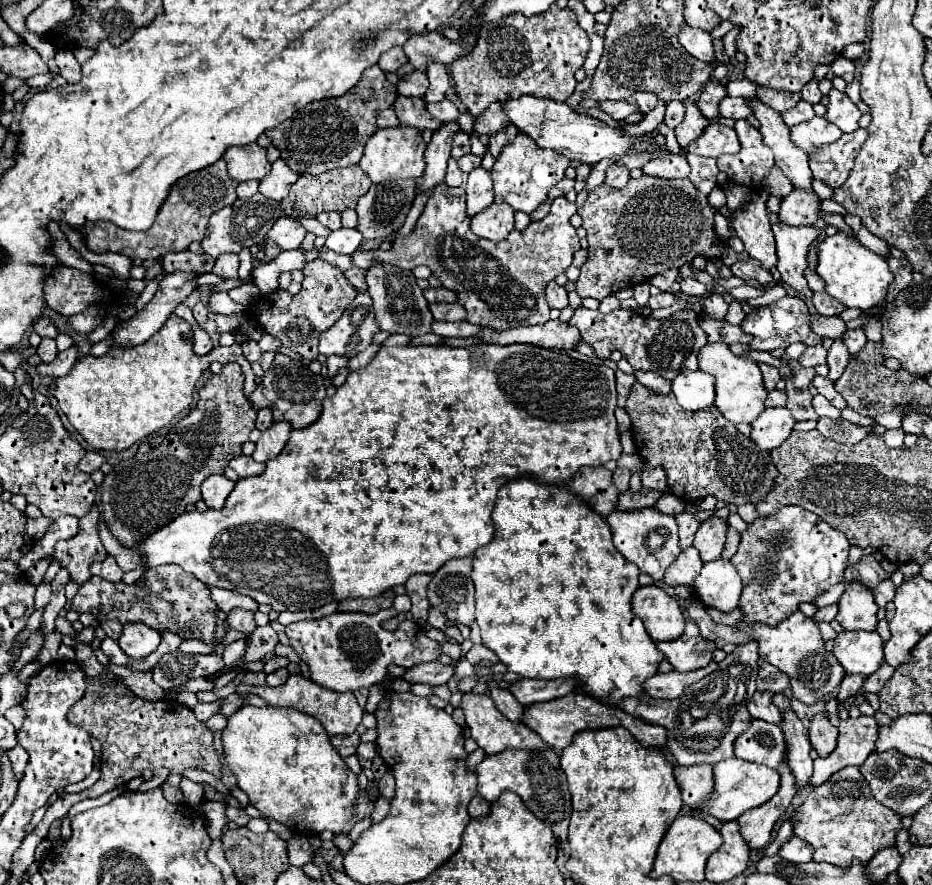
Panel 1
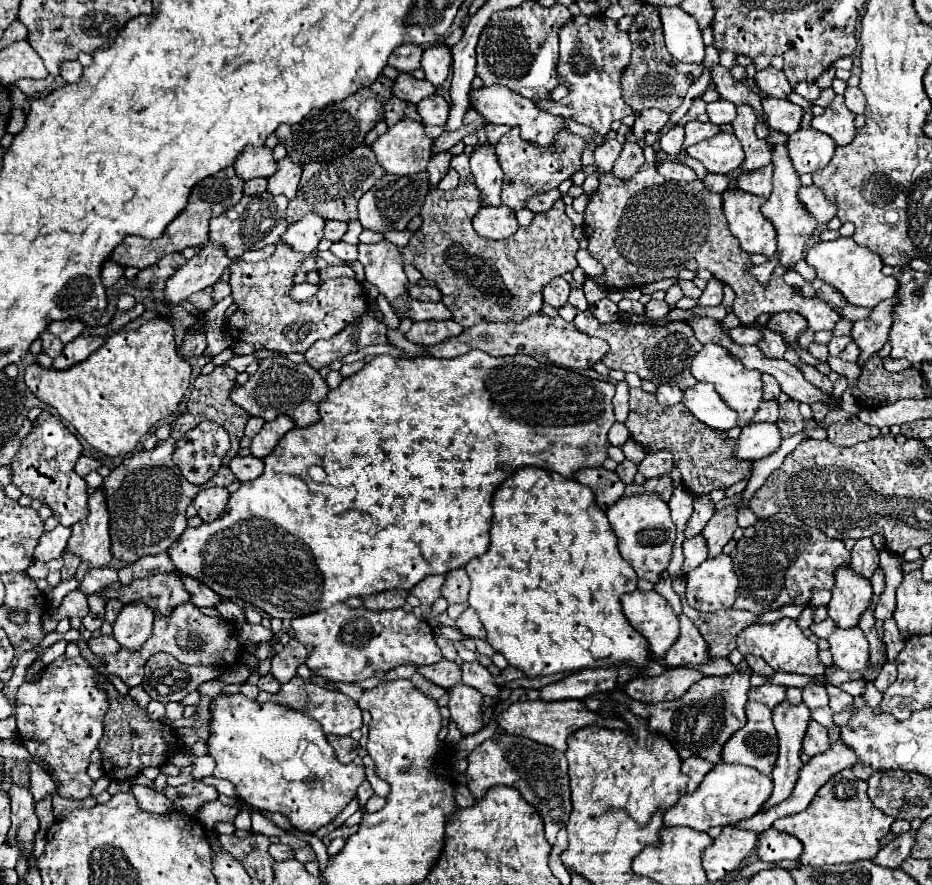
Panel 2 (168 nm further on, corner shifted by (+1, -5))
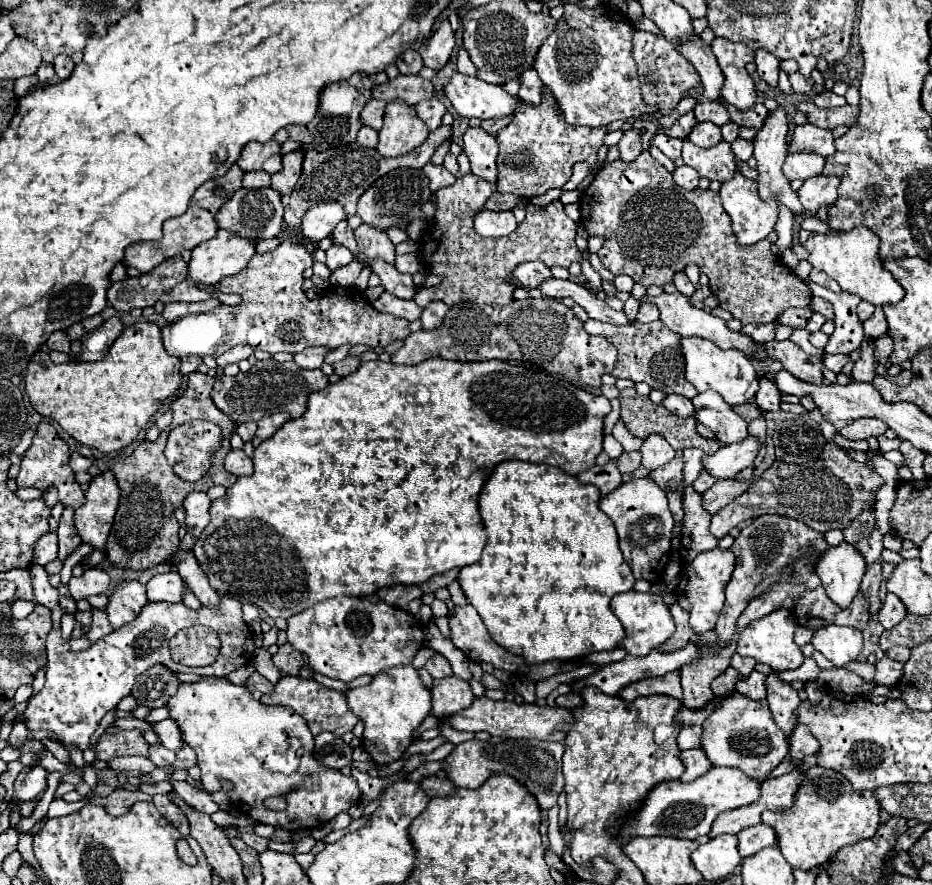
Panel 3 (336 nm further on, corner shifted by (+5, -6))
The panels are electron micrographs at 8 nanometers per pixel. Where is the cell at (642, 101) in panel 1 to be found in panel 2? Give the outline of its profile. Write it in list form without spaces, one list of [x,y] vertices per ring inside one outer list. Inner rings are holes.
[[[644,109],[642,115],[636,119],[632,129],[634,129],[636,137],[642,137],[644,131],[650,131],[650,133],[656,135],[666,125],[666,121],[668,121],[668,115],[664,111],[660,111],[660,109]]]

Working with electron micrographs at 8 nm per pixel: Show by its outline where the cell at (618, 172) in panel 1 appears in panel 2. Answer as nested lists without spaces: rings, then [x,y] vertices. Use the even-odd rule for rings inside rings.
[[[624,143],[624,149],[622,149],[620,157],[616,159],[612,173],[618,175],[620,179],[630,179],[638,173],[642,163],[644,163],[642,147],[638,143]]]

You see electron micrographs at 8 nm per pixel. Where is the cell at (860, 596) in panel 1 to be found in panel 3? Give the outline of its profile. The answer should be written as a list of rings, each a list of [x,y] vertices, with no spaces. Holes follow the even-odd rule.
[[[848,542],[830,546],[822,554],[822,560],[816,564],[816,574],[822,580],[828,598],[842,608],[848,608],[858,594],[864,570],[866,562],[862,560],[860,552]]]

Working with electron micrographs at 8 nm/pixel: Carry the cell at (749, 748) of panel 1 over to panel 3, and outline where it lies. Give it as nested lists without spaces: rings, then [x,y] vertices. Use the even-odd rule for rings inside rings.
[[[738,692],[728,694],[718,702],[718,708],[704,720],[700,748],[712,766],[740,768],[746,776],[762,782],[788,754],[788,738],[776,728],[766,700],[750,700]]]

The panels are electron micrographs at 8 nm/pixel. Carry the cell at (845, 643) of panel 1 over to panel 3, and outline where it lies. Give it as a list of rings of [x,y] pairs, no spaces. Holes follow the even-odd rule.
[[[824,626],[814,632],[812,646],[834,666],[856,660],[862,652],[862,632],[848,626]]]

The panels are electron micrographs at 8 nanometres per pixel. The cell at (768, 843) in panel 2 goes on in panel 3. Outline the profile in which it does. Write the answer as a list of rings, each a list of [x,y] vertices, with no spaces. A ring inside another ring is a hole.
[[[756,824],[738,834],[738,852],[742,858],[754,856],[766,846],[776,846],[776,834],[766,824]]]

